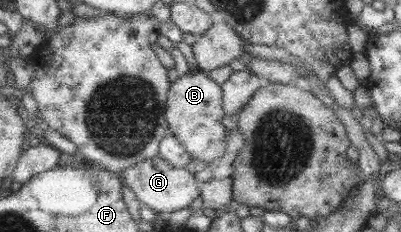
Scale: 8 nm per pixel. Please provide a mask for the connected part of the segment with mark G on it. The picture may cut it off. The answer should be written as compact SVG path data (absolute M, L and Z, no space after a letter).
M148 159L143 163L130 167L121 175L124 184L131 188L136 194L136 199L139 199L142 205L147 204L154 211L162 214L188 208L203 193L201 190L202 183L198 181L198 178L194 178L194 173L186 168L175 167L166 160Z

